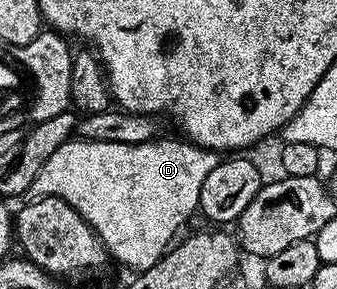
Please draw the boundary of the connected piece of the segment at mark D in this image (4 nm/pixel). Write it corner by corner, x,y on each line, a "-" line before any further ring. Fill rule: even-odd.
77,137
71,138
70,142
60,145
60,149
56,149
56,153
52,153
52,157
48,157
48,161
44,161
44,166
41,167
40,173
36,173
36,181
32,181
29,194
44,199
56,197
57,199
64,200
68,205
72,205
72,209
76,209
76,213
80,213
80,217
84,217
84,221
88,221
91,229
98,234
100,241
106,246
107,256
113,262
115,259
116,262
123,263
126,267
131,267
131,272
134,273
141,273
152,269
152,265
156,265
156,261
160,261
171,244
175,242
174,234
193,215
196,215
198,202
200,201
200,189
204,185
205,179
208,178
208,173
212,173
212,169
216,169
216,165
220,161
219,152
209,151
207,147
197,147
195,143
183,141
181,138
178,138
179,140
160,139
140,144
122,144
113,143
112,141
88,141
87,139

